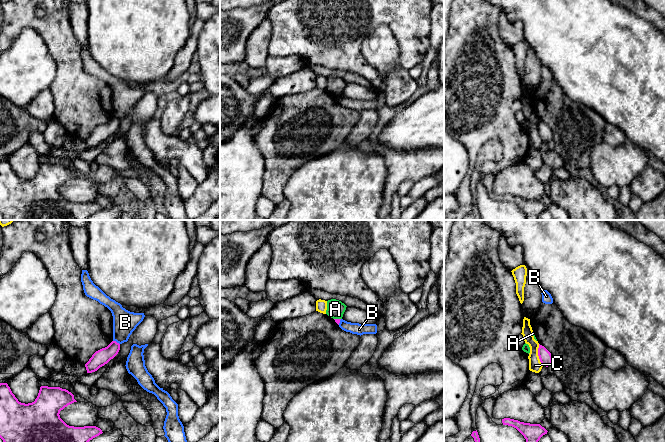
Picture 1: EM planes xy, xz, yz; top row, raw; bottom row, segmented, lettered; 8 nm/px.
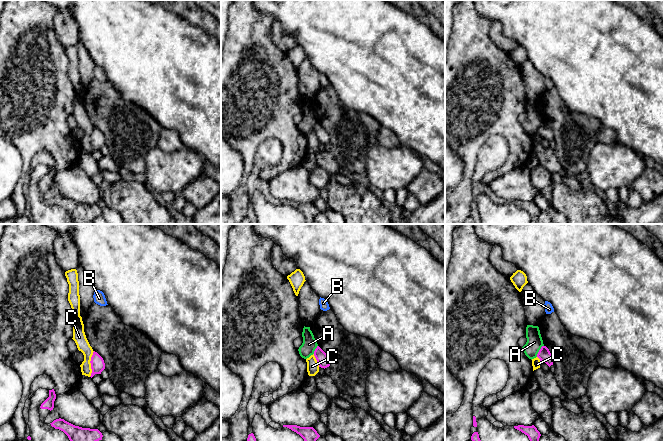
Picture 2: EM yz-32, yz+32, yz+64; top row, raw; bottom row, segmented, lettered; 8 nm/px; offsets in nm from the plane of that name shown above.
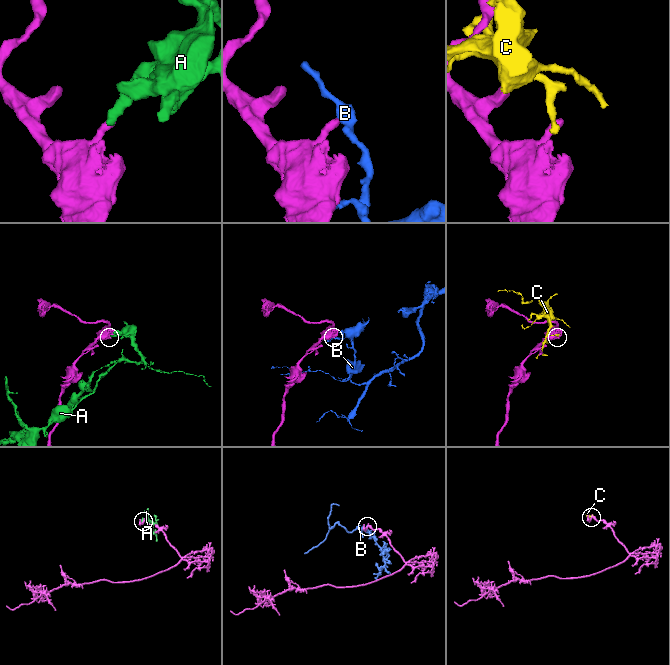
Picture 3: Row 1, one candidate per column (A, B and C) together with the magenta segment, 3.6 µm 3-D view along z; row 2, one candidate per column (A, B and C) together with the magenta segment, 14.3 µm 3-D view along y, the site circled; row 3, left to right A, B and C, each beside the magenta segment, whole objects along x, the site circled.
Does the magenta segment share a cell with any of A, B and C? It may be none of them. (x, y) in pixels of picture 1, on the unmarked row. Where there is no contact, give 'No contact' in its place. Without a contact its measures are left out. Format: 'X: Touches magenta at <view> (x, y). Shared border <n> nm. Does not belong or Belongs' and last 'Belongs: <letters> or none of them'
A: Touches magenta at xz (337, 95). Shared border 60 nm. Does not belong
B: Touches magenta at xy (115, 117). Shared border 70 nm. Does not belong
C: Touches magenta at yz (538, 131). Shared border 190 nm. Does not belong
Belongs: none of them

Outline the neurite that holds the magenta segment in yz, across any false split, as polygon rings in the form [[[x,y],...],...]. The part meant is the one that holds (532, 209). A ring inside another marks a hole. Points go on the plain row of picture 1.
[[[510,194],[502,195],[502,199],[516,204],[526,215],[526,220],[537,220],[540,214],[548,208],[540,200],[524,199]]]

